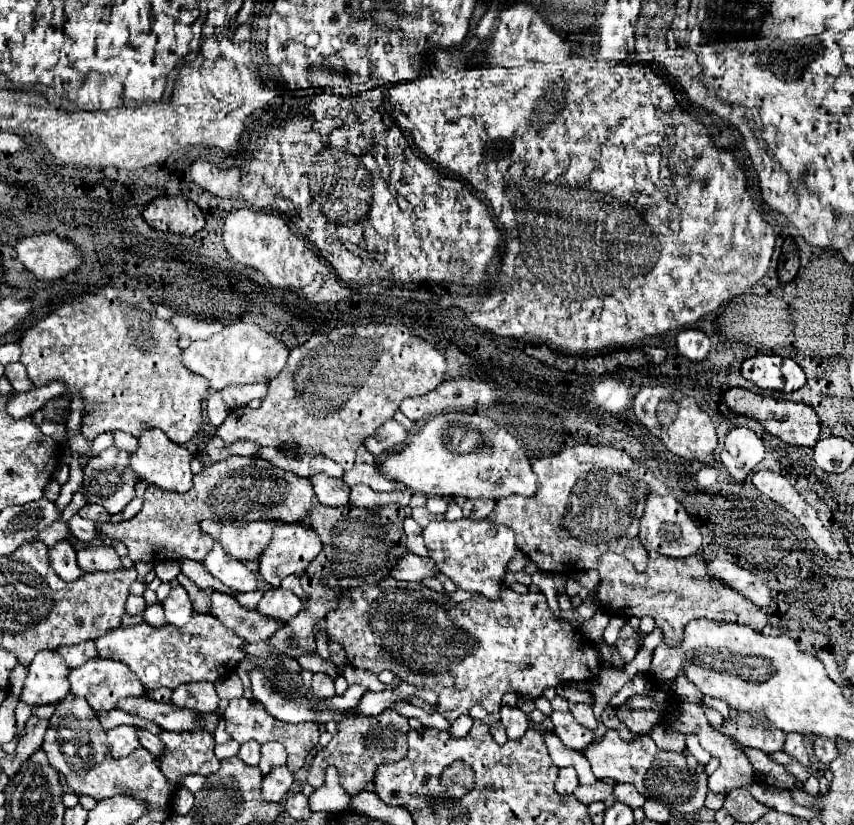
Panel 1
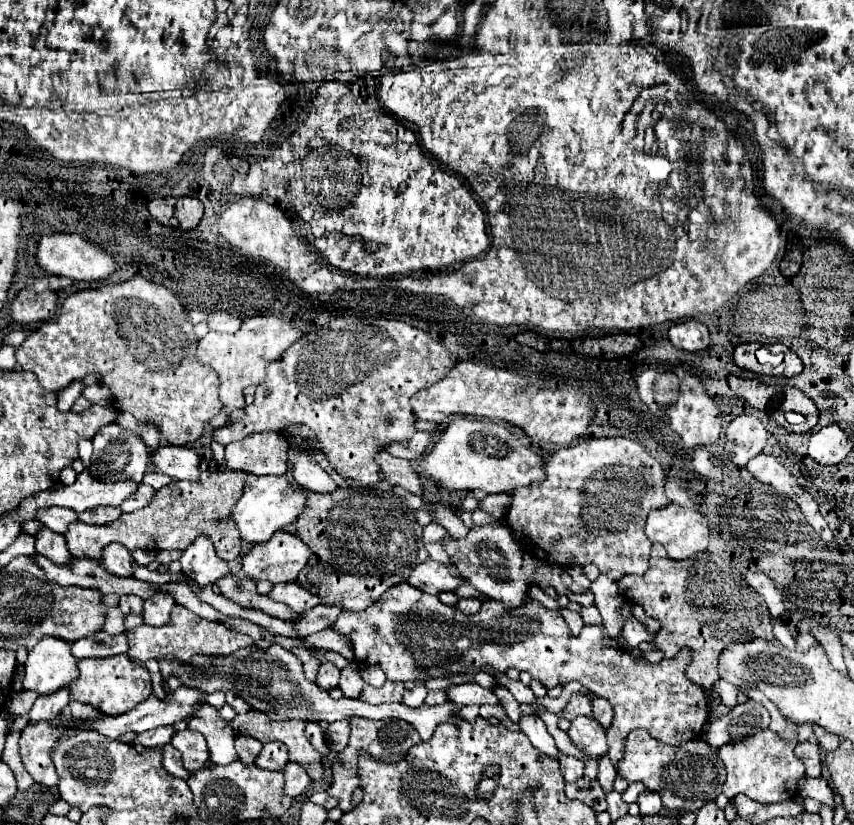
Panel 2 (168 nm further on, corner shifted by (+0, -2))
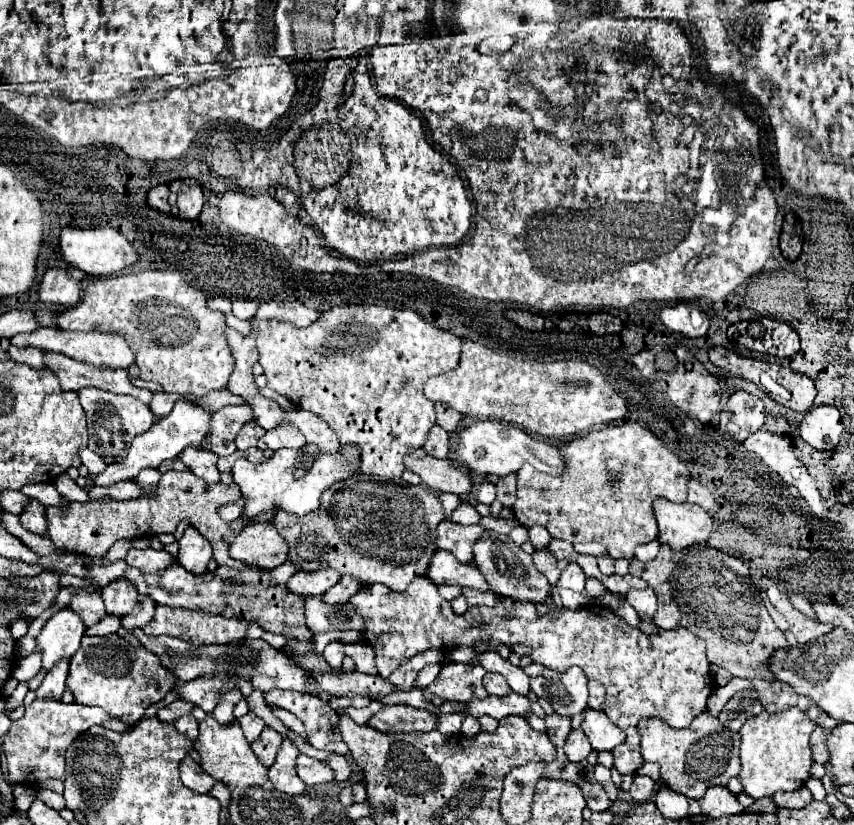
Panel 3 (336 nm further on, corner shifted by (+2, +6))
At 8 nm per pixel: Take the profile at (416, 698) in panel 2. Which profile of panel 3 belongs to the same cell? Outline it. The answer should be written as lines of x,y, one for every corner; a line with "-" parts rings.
438,663
438,665
426,665
426,667
418,673
418,677
416,677
416,687
418,687
418,689
428,687
428,685
436,679
436,675
440,673
440,669
442,669
440,663

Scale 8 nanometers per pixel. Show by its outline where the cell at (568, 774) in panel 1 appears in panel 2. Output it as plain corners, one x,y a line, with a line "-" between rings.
560,751
558,761
560,761
562,775
564,775
564,781
566,781
566,783
574,783
576,779
580,779
580,777
584,775
584,761
582,761
582,759
572,757
572,755
564,755
564,753

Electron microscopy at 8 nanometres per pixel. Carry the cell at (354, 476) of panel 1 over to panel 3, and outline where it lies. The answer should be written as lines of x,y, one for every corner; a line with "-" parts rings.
422,449
410,451
404,457
404,465
408,471
416,473
430,489
440,489
454,495
464,495
472,489
472,479
468,473
452,465
450,459
430,457

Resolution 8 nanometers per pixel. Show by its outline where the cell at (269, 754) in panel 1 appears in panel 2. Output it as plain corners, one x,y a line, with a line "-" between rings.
272,741
272,743
266,743
260,751
260,755
256,757
254,765
256,767
262,767
262,769
270,769
270,771
278,771
278,769
284,769
288,763
288,751
286,751
286,745
284,743
278,743
278,741

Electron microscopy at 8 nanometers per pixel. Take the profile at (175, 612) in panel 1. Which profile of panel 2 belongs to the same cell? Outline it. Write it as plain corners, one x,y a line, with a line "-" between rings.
152,595
144,601
144,611
142,611
142,619
146,625
150,627
160,627
162,623
168,623
170,619
170,611
176,605
174,599
170,599
170,595

